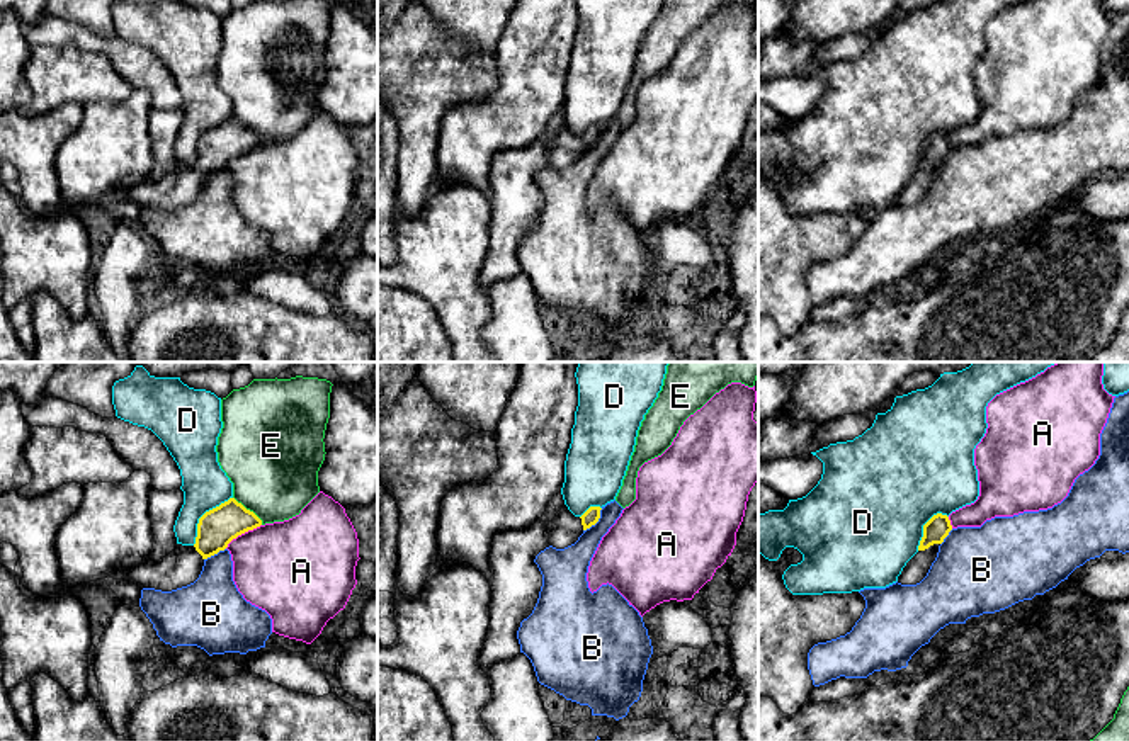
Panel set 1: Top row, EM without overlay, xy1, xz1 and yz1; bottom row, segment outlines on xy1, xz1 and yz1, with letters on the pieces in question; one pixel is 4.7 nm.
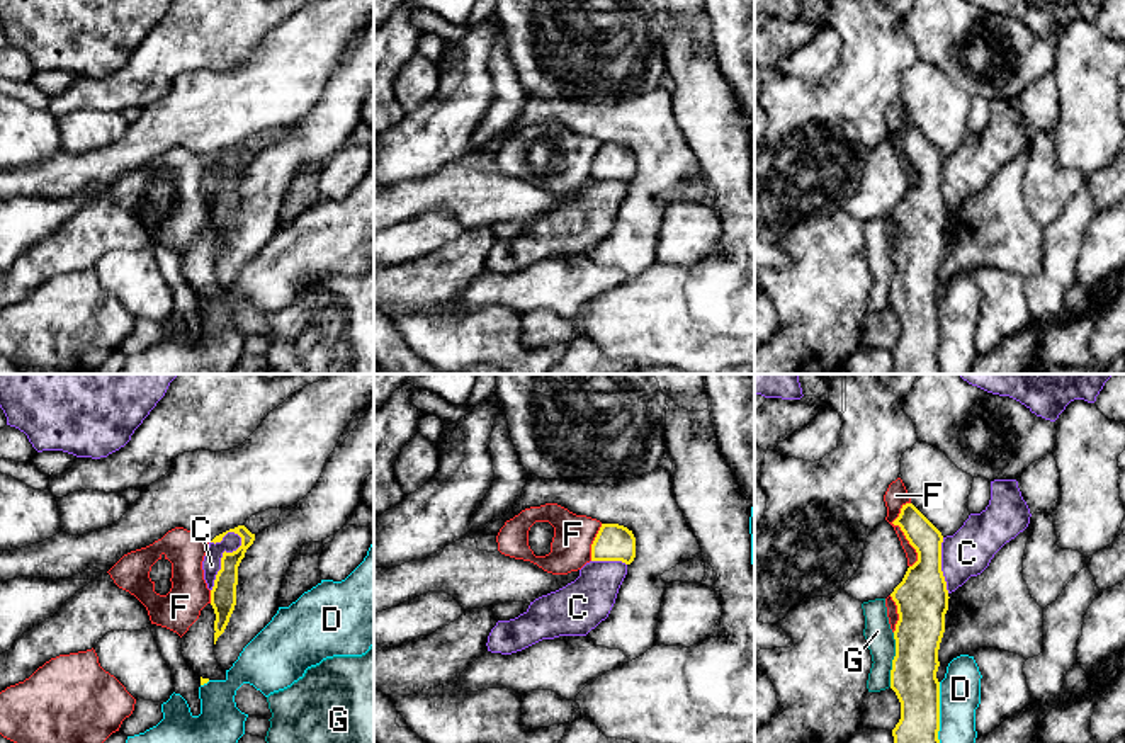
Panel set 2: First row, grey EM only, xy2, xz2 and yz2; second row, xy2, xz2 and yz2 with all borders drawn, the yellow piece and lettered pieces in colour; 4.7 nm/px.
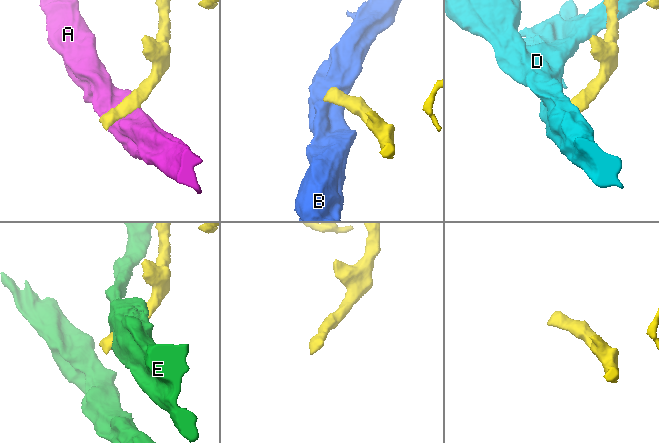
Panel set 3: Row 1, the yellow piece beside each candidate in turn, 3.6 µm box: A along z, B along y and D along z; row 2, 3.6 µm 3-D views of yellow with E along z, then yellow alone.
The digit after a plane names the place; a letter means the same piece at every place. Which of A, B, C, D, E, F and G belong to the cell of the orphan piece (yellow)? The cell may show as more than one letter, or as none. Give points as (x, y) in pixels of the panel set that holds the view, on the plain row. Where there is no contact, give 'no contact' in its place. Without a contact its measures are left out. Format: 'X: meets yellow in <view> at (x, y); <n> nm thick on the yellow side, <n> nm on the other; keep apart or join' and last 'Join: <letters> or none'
A: meets yellow in xy1 at (242, 152); 180 nm thick on the yellow side, 420 nm on the other; keep apart
B: meets yellow in xz1 at (595, 141); 80 nm thick on the yellow side, 180 nm on the other; keep apart
C: meets yellow in xy2 at (223, 175); 130 nm thick on the yellow side, 90 nm on the other; keep apart
D: meets yellow in yz2 at (938, 337); 220 nm thick on the yellow side, 190 nm on the other; keep apart
E: meets yellow in xy1 at (249, 130); 180 nm thick on the yellow side, 420 nm on the other; keep apart
F: meets yellow in yz2 at (904, 153); 200 nm thick on the yellow side, 110 nm on the other; keep apart
G: meets yellow in yz2 at (893, 279); 220 nm thick on the yellow side, 130 nm on the other; keep apart
Join: none

